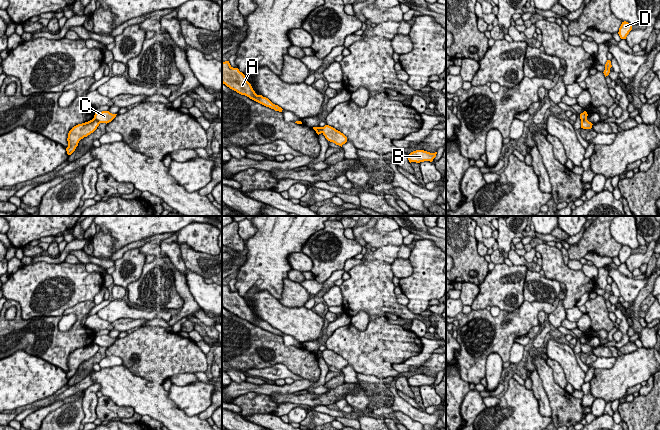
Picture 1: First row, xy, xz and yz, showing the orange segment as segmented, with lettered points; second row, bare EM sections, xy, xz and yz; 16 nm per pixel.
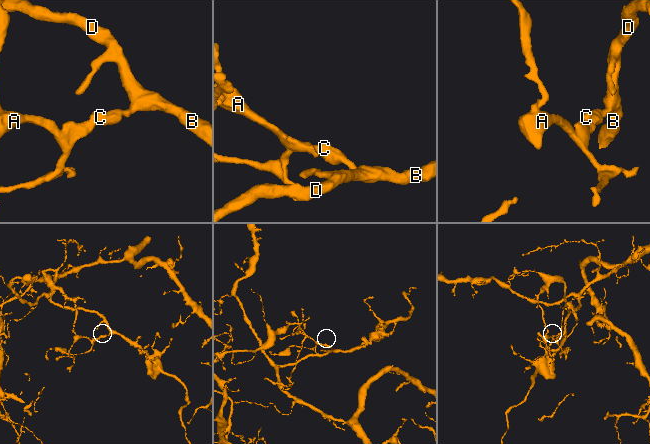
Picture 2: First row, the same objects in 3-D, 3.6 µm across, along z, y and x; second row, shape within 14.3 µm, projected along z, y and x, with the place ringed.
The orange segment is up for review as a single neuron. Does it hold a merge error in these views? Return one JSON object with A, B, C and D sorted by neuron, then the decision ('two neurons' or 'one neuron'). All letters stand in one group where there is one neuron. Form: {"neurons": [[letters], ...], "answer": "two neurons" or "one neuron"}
{"neurons": [["A"], ["B", "C", "D"]], "answer": "two neurons"}

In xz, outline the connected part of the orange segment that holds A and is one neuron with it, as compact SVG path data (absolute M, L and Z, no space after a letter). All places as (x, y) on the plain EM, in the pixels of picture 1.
M229 285L222 286L222 307L241 319L266 330L275 335L282 336L282 332L273 328L268 322L257 319L245 299L238 292L233 292Z

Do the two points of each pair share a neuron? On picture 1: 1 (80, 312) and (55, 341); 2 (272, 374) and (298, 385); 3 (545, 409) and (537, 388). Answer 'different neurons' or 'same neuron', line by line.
1: same neuron
2: different neurons
3: same neuron

